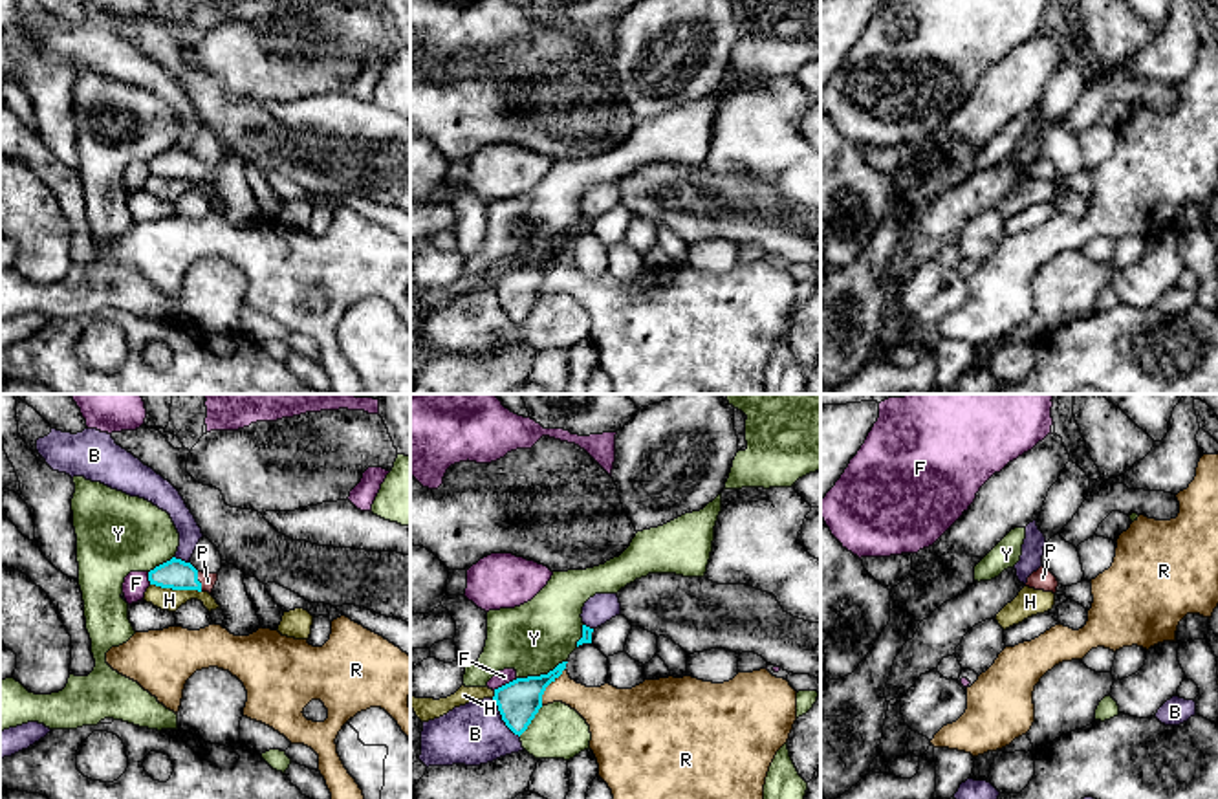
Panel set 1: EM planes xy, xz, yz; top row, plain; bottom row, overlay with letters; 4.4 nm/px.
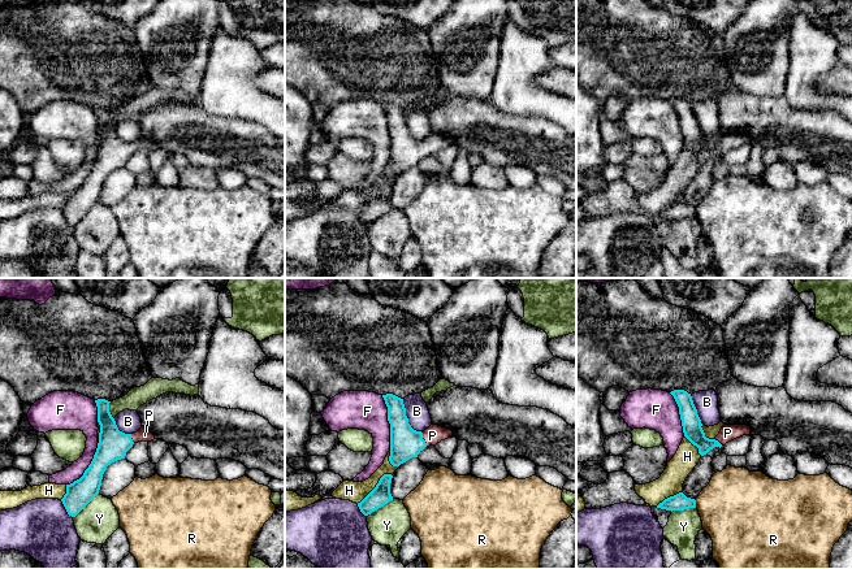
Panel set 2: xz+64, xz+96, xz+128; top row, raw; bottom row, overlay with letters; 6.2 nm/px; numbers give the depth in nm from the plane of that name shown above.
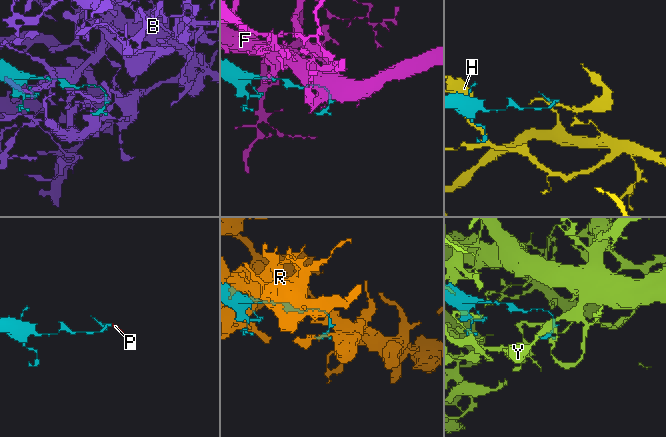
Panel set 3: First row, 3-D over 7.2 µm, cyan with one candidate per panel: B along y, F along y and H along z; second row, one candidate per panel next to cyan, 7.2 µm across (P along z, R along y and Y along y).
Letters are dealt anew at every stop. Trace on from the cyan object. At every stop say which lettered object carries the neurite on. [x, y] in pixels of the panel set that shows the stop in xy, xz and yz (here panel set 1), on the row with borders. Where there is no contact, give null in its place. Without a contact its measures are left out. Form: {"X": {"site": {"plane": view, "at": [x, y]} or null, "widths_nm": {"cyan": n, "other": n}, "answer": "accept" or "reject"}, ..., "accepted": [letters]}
{"B": {"site": {"plane": "xz", "at": [502, 719]}, "widths_nm": {"cyan": 190, "other": 280}, "answer": "reject"}, "F": {"site": {"plane": "xz", "at": [506, 684]}, "widths_nm": {"cyan": 190, "other": 70}, "answer": "reject"}, "H": {"site": {"plane": "xy", "at": [176, 589]}, "widths_nm": {"cyan": 140, "other": 100}, "answer": "reject"}, "P": {"site": {"plane": "xy", "at": [198, 581]}, "widths_nm": {"cyan": 140, "other": 70}, "answer": "accept"}, "R": {"site": {"plane": "xz", "at": [548, 684]}, "widths_nm": {"cyan": 190, "other": 180}, "answer": "reject"}, "Y": {"site": {"plane": "xz", "at": [541, 675]}, "widths_nm": {"cyan": 190, "other": 320}, "answer": "reject"}, "accepted": ["P"]}

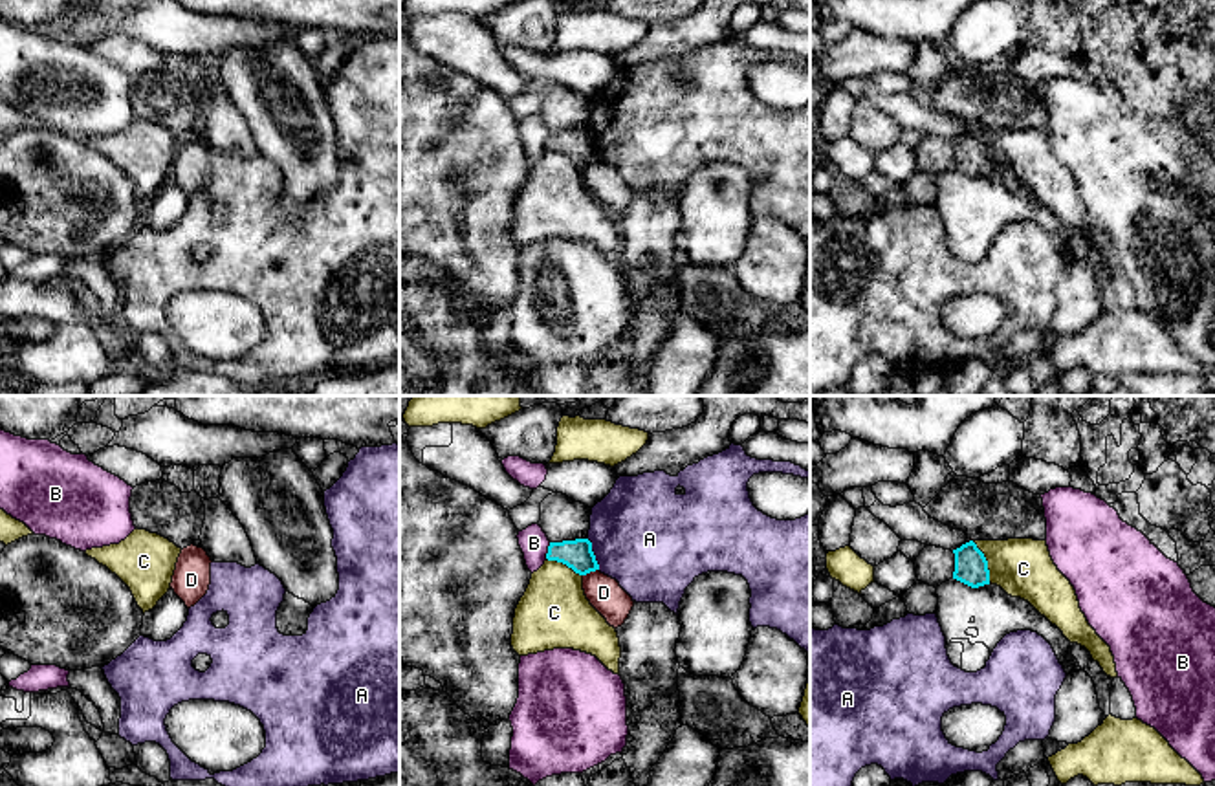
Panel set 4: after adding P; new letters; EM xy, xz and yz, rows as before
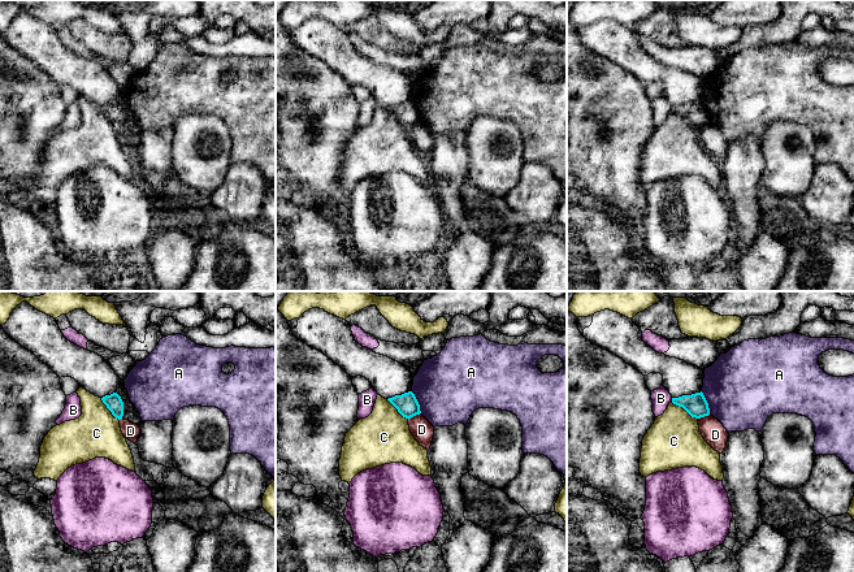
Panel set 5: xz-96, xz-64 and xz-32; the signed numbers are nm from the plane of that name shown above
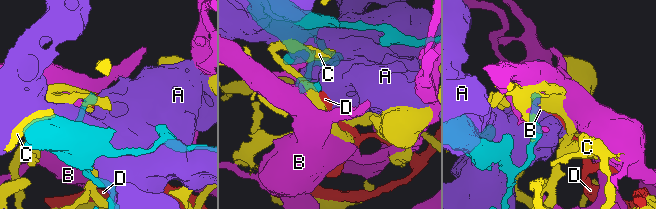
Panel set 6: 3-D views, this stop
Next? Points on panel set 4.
{"A": {"site": {"plane": "xz", "at": [592, 554]}, "widths_nm": {"cyan": 130, "other": 460}, "answer": "reject"}, "B": {"site": {"plane": "xz", "at": [548, 550]}, "widths_nm": {"cyan": 130, "other": 130}, "answer": "reject"}, "C": {"site": {"plane": "yz", "at": [986, 561]}, "widths_nm": {"cyan": 140, "other": 260}, "answer": "reject"}, "D": {"site": {"plane": "xz", "at": [591, 570]}, "widths_nm": {"cyan": 130, "other": 150}, "answer": "reject"}, "accepted": []}

